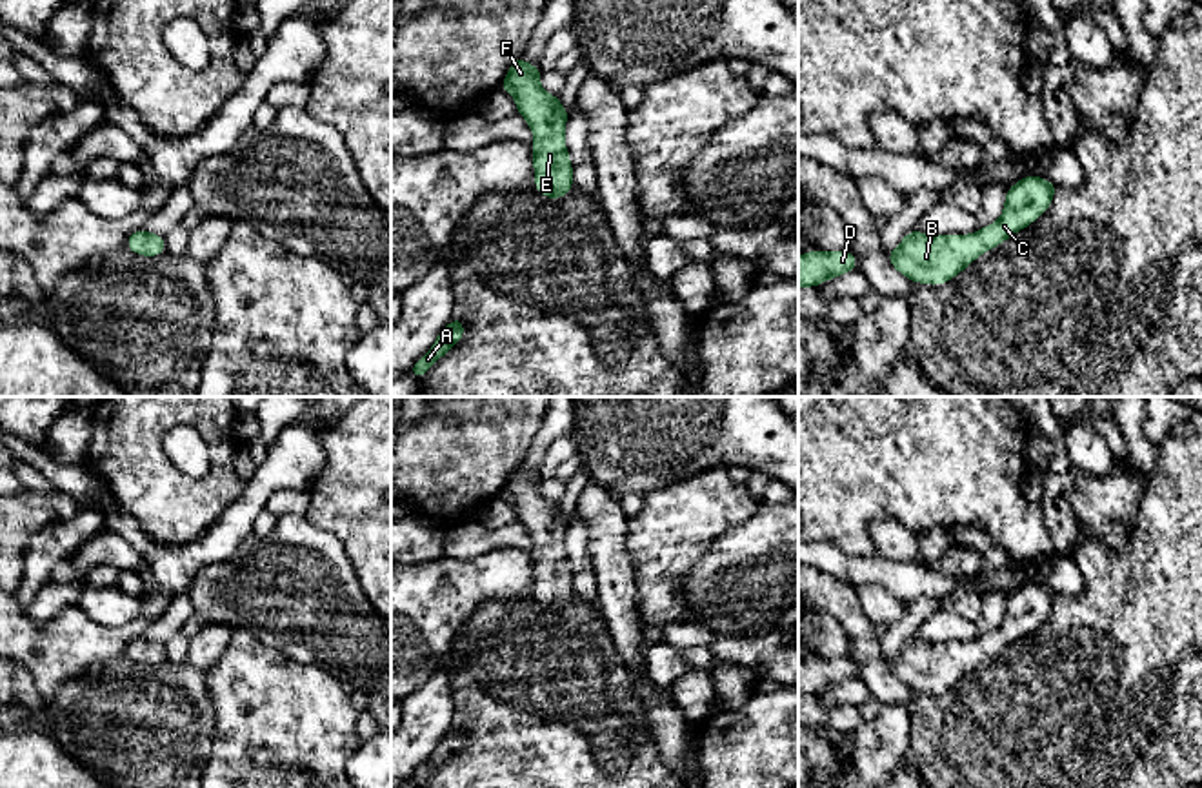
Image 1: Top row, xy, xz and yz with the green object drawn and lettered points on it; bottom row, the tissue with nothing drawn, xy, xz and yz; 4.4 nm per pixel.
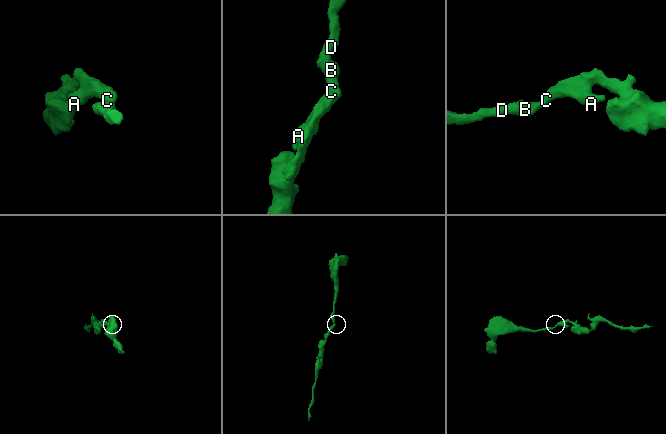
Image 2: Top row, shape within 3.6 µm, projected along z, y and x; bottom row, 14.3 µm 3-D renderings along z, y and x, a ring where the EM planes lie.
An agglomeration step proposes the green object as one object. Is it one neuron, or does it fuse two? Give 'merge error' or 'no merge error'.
no merge error

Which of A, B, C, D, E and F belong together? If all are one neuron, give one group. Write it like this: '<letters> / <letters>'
A B C D E F

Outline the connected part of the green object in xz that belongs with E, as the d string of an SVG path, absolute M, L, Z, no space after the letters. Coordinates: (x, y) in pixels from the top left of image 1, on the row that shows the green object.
M524 55L511 62L500 89L513 95L516 115L524 116L535 140L535 191L551 200L566 197L573 187L573 162L564 140L569 109L558 95L540 87L540 66L531 66Z

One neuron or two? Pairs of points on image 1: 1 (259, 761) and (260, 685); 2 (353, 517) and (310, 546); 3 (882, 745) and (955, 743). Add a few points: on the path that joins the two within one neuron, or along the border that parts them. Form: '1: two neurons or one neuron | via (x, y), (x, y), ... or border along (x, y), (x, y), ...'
1: one neuron | via (260, 743), (260, 703)
2: two neurons | border along (304, 514), (340, 543), (355, 568)
3: two neurons | border along (897, 703), (910, 712), (910, 747), (902, 756)

